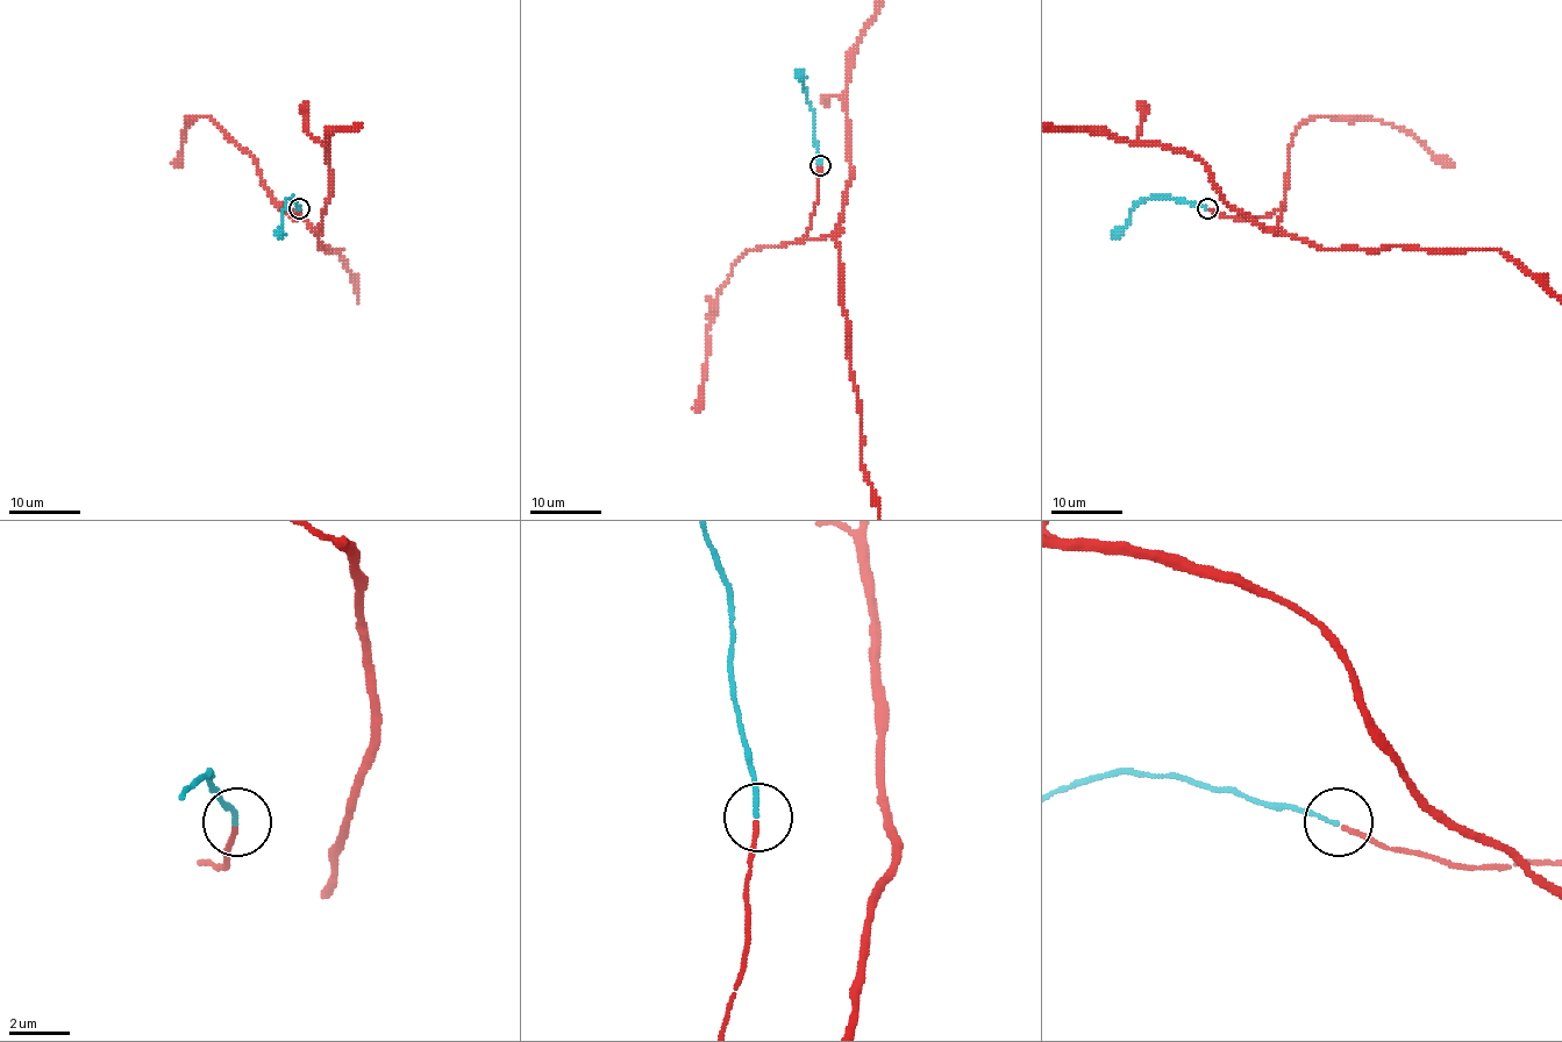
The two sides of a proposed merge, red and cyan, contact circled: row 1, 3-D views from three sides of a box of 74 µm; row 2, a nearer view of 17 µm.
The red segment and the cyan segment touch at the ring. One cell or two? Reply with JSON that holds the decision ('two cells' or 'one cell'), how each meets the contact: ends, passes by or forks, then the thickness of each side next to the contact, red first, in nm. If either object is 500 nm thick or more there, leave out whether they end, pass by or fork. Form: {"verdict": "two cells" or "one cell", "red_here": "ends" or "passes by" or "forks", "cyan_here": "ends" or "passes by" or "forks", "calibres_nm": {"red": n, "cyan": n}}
{"verdict": "one cell", "red_here": "ends", "cyan_here": "ends", "calibres_nm": {"red": 140, "cyan": 110}}

